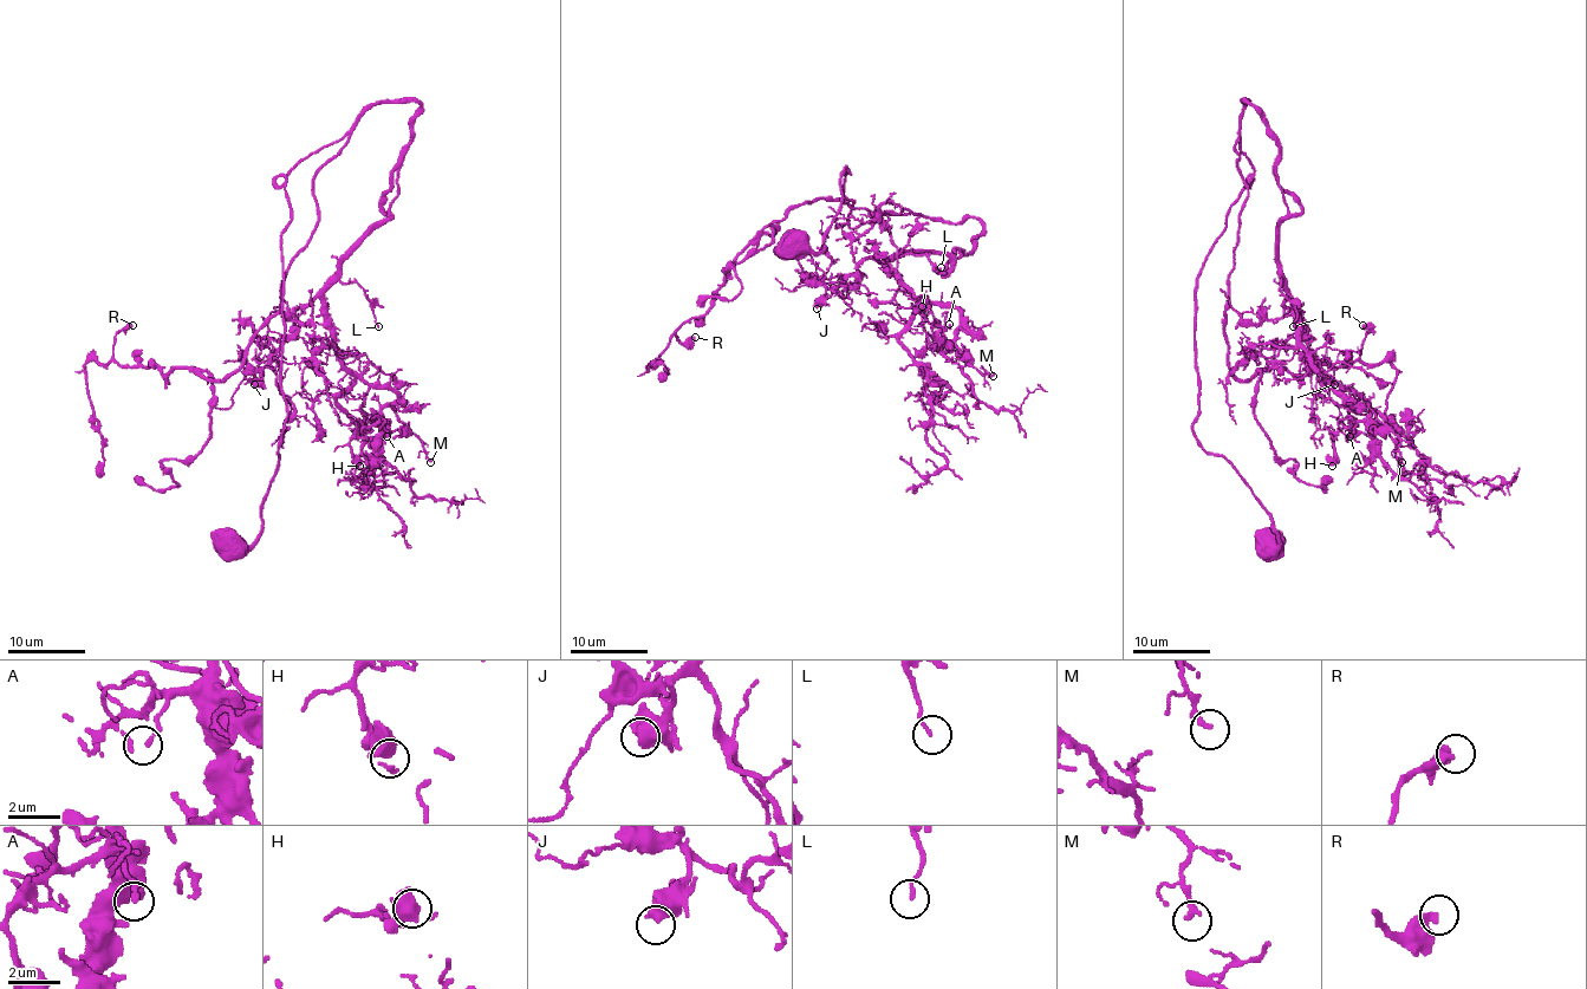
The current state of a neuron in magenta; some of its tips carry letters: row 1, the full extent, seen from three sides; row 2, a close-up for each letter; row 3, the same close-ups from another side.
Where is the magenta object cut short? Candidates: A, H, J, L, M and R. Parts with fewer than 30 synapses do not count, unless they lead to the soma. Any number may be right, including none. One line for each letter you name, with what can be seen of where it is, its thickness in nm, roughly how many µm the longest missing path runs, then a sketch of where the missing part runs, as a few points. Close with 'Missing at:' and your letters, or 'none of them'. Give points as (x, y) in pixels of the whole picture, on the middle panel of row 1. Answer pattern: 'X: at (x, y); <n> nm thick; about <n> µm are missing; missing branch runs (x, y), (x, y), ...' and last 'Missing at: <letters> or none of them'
Missing at: none of them

